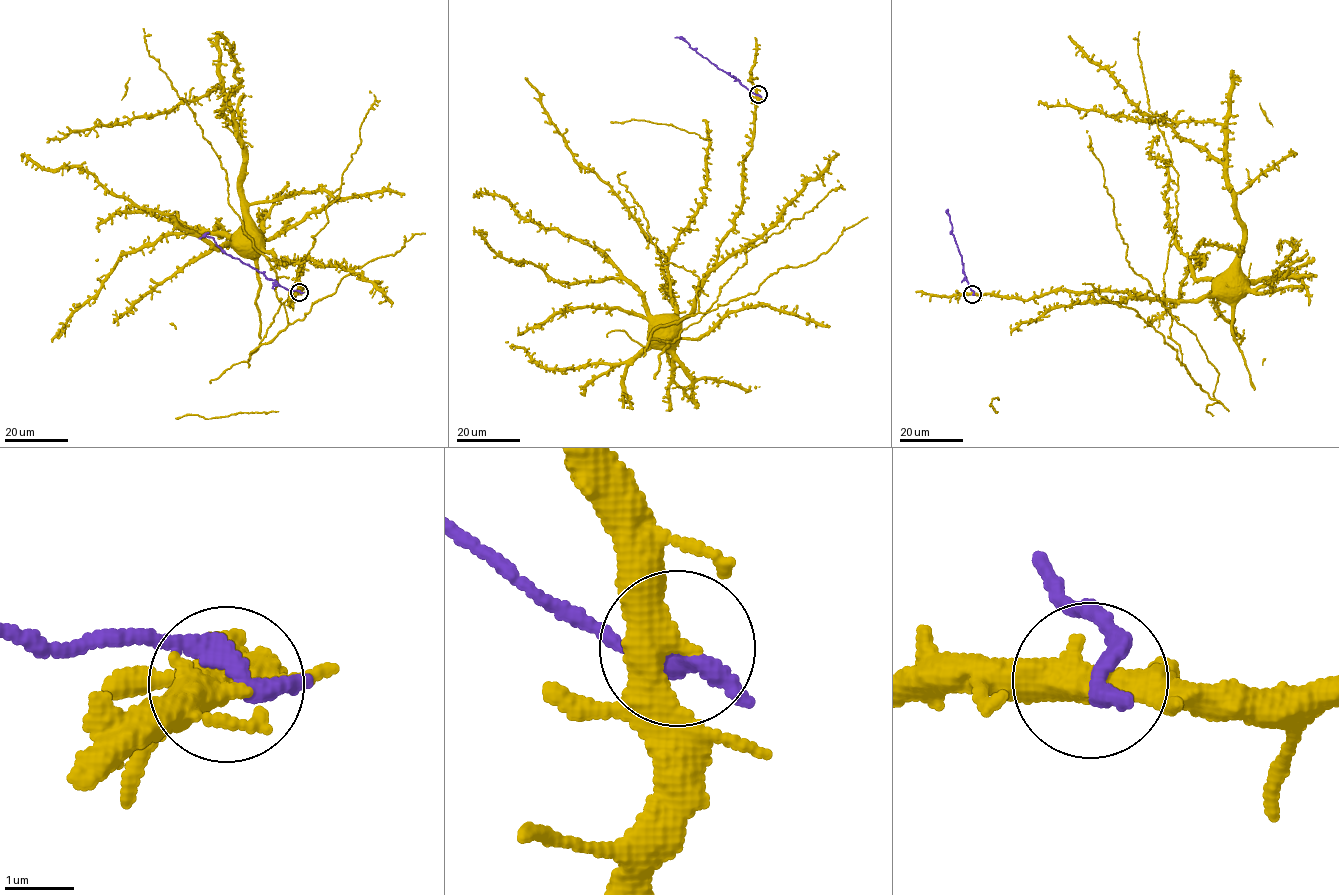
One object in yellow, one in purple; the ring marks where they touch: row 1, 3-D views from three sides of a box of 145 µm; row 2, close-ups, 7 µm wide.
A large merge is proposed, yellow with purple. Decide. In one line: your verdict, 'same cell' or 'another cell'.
another cell

